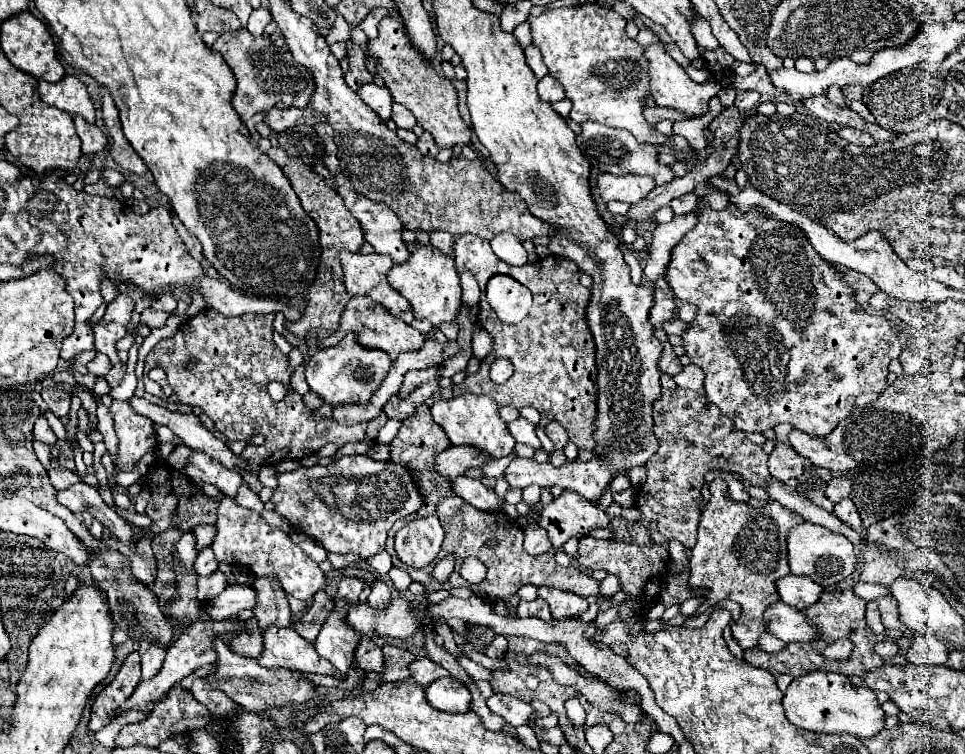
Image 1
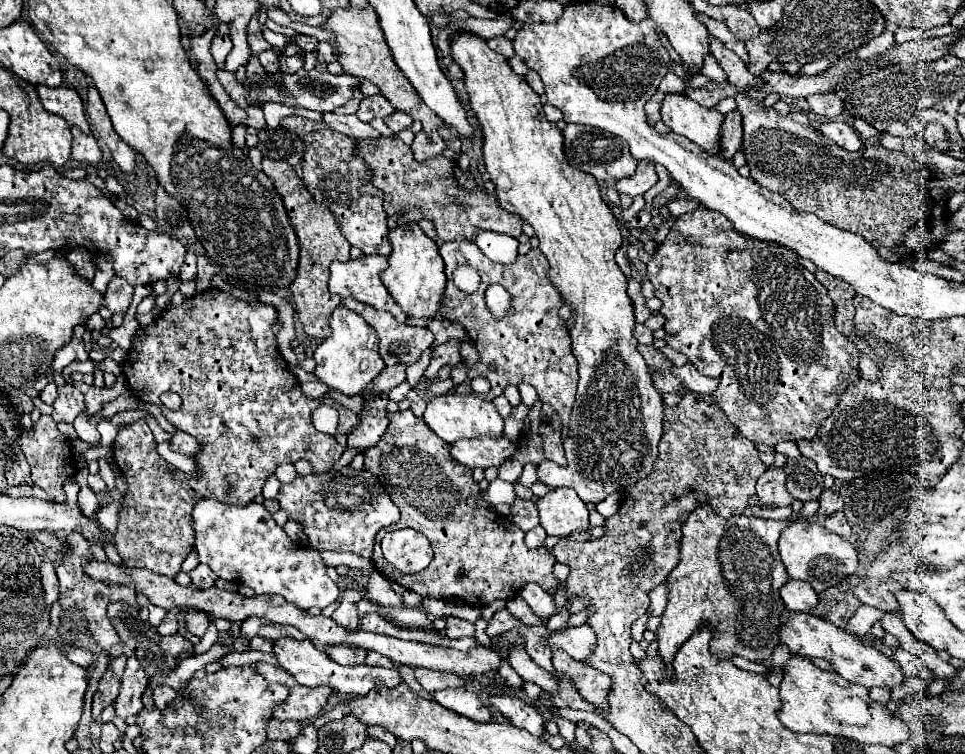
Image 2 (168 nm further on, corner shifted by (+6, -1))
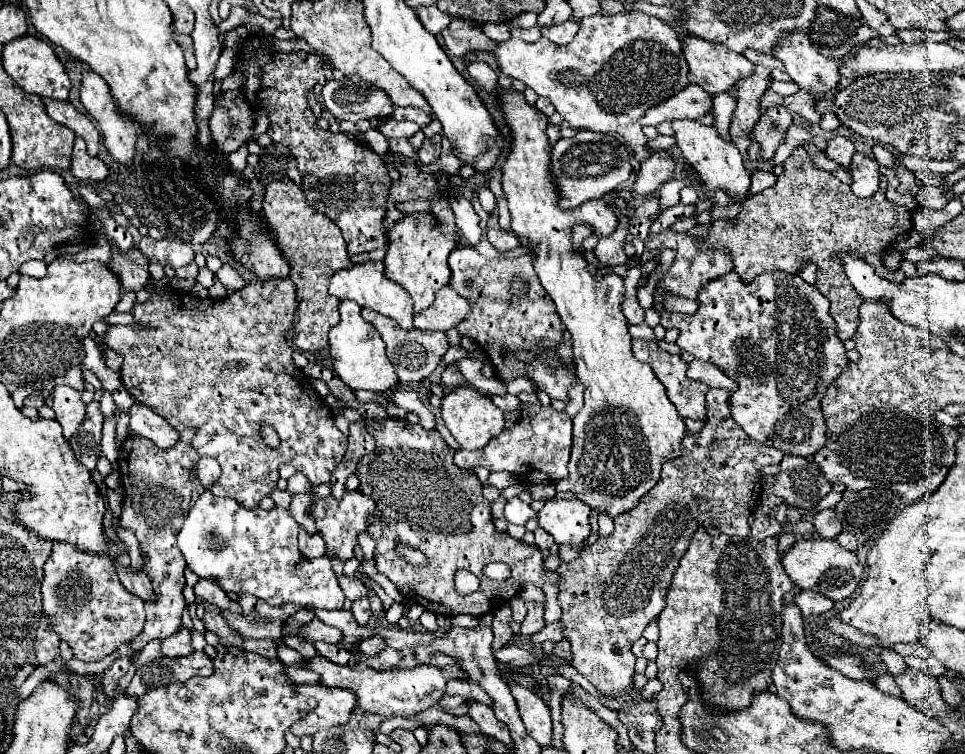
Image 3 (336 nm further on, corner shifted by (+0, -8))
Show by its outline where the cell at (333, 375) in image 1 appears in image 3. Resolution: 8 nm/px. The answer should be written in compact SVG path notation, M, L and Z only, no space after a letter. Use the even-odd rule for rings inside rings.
M341 301L339 313L341 321L329 329L329 353L333 361L333 371L339 375L339 379L353 391L367 389L367 391L389 391L391 385L395 385L399 379L395 375L395 369L391 361L385 355L385 343L381 335L361 317L361 307L355 301Z

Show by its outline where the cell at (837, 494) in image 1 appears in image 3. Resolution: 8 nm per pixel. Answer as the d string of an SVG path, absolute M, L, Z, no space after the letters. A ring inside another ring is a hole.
M825 509L825 511L817 513L813 519L813 525L823 539L835 539L841 533L841 523L833 509Z

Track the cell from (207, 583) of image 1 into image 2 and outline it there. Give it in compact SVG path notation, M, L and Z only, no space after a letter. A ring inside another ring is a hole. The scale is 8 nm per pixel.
M169 610L167 616L163 618L163 622L157 626L157 632L159 632L161 636L171 636L171 634L175 634L177 628L179 628L179 614L181 614L181 612L185 612L185 610Z

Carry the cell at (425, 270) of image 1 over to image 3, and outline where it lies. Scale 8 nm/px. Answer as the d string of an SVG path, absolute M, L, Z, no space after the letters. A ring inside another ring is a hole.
M413 213L397 221L387 231L389 247L385 255L385 275L399 283L413 299L413 315L419 315L435 301L435 293L443 289L451 279L451 269L447 265L449 253L459 243L459 235L443 235L435 227L435 219L431 213Z

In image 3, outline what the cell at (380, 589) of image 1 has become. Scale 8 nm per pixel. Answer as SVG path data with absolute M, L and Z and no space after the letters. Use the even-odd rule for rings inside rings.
M371 635L369 639L365 639L365 641L361 641L359 643L359 651L361 653L365 653L365 655L375 655L375 653L379 653L379 651L383 651L387 647L387 643L385 643L385 639L381 637L381 635Z

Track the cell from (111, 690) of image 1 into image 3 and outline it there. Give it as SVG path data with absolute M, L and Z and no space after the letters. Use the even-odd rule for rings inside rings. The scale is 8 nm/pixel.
M119 657L113 661L113 665L103 673L103 681L101 681L101 691L105 697L115 697L115 691L119 687L119 679L127 673L131 665L129 657Z

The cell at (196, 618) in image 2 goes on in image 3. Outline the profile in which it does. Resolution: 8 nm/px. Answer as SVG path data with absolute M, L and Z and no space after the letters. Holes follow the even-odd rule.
M183 627L179 633L173 633L171 637L163 639L163 655L167 657L183 657L193 651L191 647L191 629Z

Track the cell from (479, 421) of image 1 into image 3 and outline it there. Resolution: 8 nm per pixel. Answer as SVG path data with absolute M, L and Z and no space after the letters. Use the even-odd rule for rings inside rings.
M467 385L457 387L443 397L441 417L443 417L449 433L457 441L459 449L469 449L469 451L483 449L489 443L489 439L497 437L505 427L503 411L487 395L475 391L473 387L467 387Z

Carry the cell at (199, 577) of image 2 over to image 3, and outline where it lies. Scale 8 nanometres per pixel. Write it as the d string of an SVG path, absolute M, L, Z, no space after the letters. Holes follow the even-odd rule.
M199 579L193 589L195 589L195 595L197 595L197 597L201 597L201 599L207 601L207 603L217 605L219 609L229 609L231 613L239 613L239 611L241 611L239 603L231 603L231 599L225 595L225 591L219 589L217 581Z

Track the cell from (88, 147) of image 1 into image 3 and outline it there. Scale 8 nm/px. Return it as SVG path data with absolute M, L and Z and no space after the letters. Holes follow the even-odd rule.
M77 137L75 147L73 147L73 157L71 157L71 173L81 181L83 179L101 181L107 177L109 169L99 157L91 157L85 149L85 141L81 137Z

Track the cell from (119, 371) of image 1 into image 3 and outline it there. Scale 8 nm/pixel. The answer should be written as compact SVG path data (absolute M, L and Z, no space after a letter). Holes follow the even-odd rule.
M91 401L87 405L87 415L83 425L79 427L77 435L69 439L69 445L75 453L75 457L89 469L95 469L97 457L101 455L101 425L103 425L103 415L99 409L99 401Z

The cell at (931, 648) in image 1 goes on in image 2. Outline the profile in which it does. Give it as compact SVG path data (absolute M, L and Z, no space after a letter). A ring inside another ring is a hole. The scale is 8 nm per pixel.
M899 648L899 650L895 652L893 660L899 664L899 670L901 670L901 674L903 674L905 678L917 676L917 678L921 678L921 680L925 680L925 682L931 680L931 672L921 664L921 660L919 660L915 654L911 654L911 652Z

